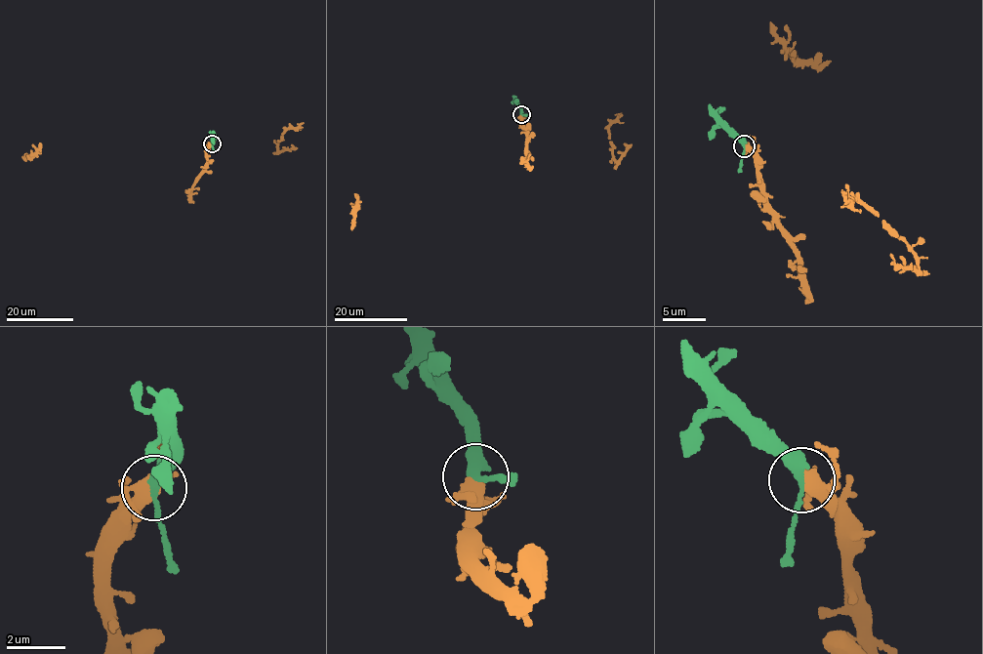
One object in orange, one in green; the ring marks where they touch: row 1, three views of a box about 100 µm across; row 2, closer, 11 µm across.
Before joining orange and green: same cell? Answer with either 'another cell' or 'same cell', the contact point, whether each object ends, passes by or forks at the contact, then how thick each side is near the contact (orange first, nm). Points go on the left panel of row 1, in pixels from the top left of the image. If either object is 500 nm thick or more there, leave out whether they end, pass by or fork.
same cell | (212, 143) | orange forks | green passes by | 320/300 nm

